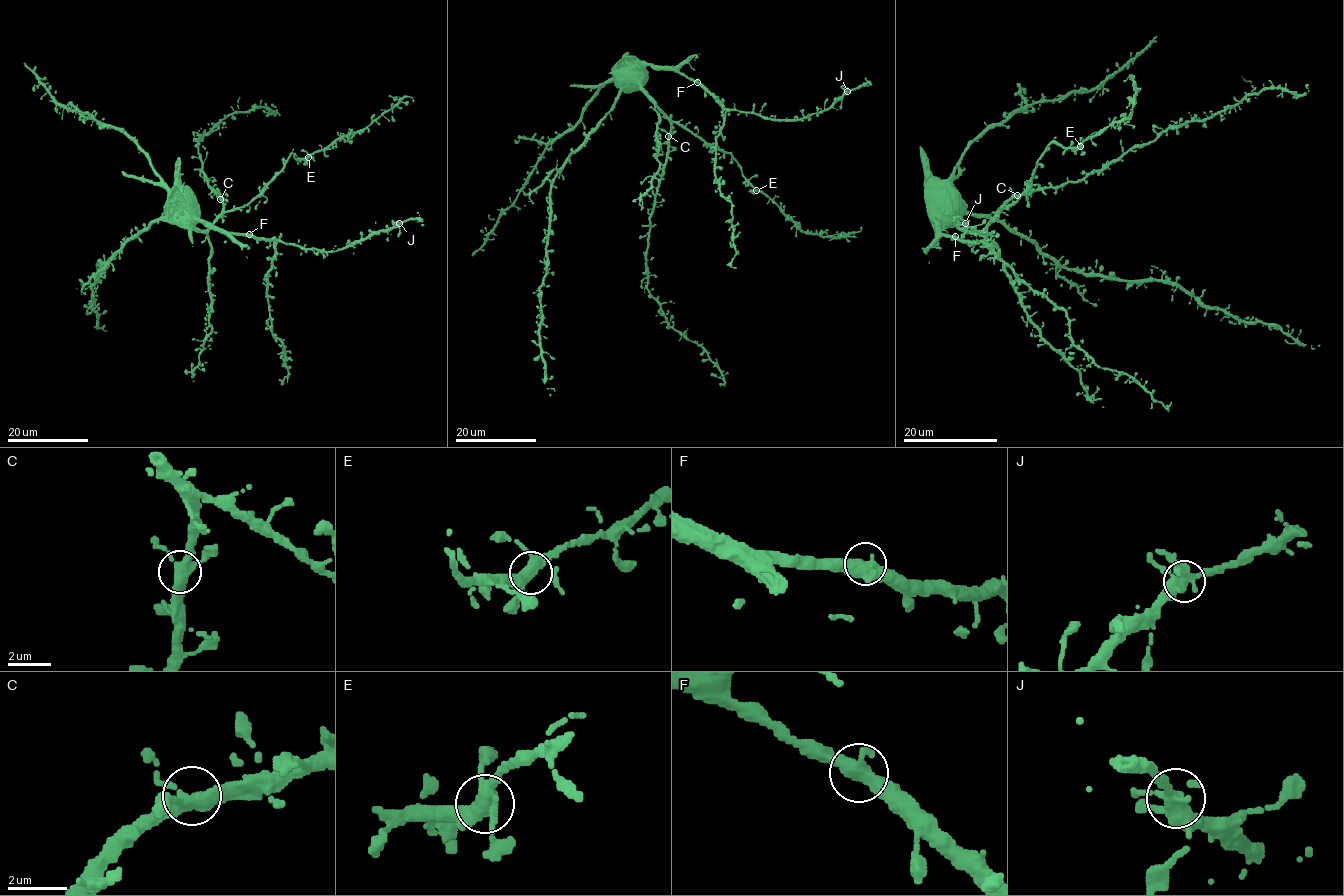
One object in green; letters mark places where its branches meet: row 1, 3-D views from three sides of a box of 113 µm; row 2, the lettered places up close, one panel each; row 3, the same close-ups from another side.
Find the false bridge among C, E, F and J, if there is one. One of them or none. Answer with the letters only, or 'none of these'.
none of these

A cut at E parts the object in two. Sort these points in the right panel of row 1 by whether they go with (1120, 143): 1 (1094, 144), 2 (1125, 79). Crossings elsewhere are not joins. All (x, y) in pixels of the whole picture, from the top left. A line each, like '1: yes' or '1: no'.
1: no
2: no

